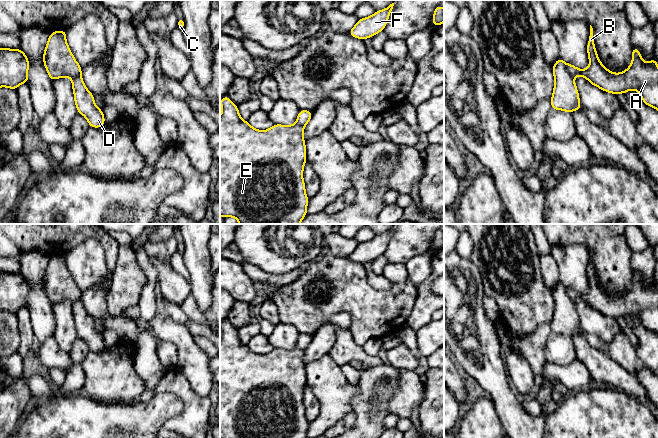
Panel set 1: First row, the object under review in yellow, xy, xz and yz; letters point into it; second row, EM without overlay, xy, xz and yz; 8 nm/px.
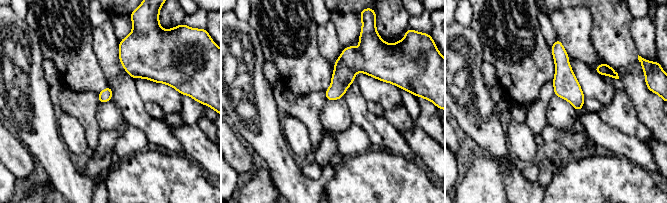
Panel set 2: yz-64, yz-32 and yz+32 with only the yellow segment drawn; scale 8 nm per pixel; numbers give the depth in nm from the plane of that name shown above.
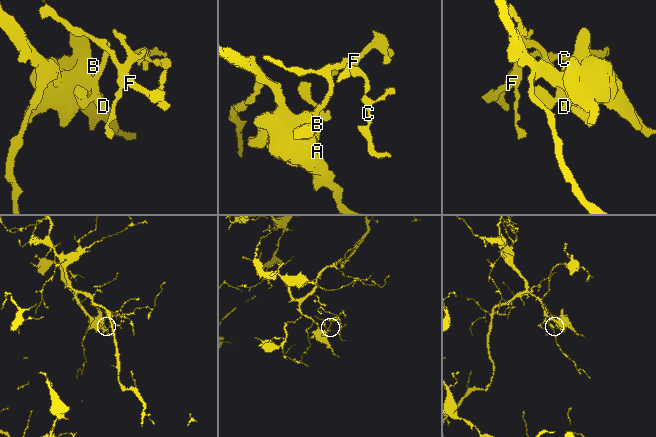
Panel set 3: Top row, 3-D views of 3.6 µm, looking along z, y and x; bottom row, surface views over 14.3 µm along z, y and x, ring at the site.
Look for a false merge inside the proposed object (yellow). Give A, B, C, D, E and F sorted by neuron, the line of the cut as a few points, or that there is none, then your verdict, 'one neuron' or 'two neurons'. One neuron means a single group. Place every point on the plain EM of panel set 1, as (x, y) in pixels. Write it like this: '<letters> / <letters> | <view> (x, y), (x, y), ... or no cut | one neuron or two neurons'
A B E / C D F | yz (566, 288), (566, 294), (573, 301) | two neurons

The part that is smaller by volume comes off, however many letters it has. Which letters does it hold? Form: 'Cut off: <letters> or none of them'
Cut off: C, D, F

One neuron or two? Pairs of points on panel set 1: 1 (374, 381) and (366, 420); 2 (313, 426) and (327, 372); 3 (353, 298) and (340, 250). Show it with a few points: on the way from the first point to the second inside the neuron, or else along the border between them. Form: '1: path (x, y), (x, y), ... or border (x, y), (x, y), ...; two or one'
1: path (374, 391), (370, 410); one
2: path (327, 413), (327, 386); one
3: border (327, 244), (333, 253), (347, 257); two

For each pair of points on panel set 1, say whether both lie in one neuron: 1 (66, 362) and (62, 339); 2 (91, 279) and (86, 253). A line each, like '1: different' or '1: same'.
1: different
2: same

